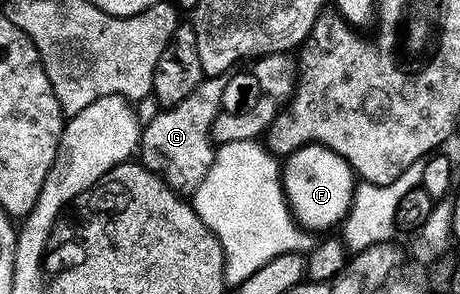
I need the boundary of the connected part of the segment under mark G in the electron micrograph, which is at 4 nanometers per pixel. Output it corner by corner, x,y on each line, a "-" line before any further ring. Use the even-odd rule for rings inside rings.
204,76
202,83
193,87
193,92
186,99
181,99
181,103
176,105
160,108
154,119
142,126
138,160
180,195
194,195
205,175
209,175
217,148
211,140
211,128
225,105
223,96
227,93
227,80
226,76

